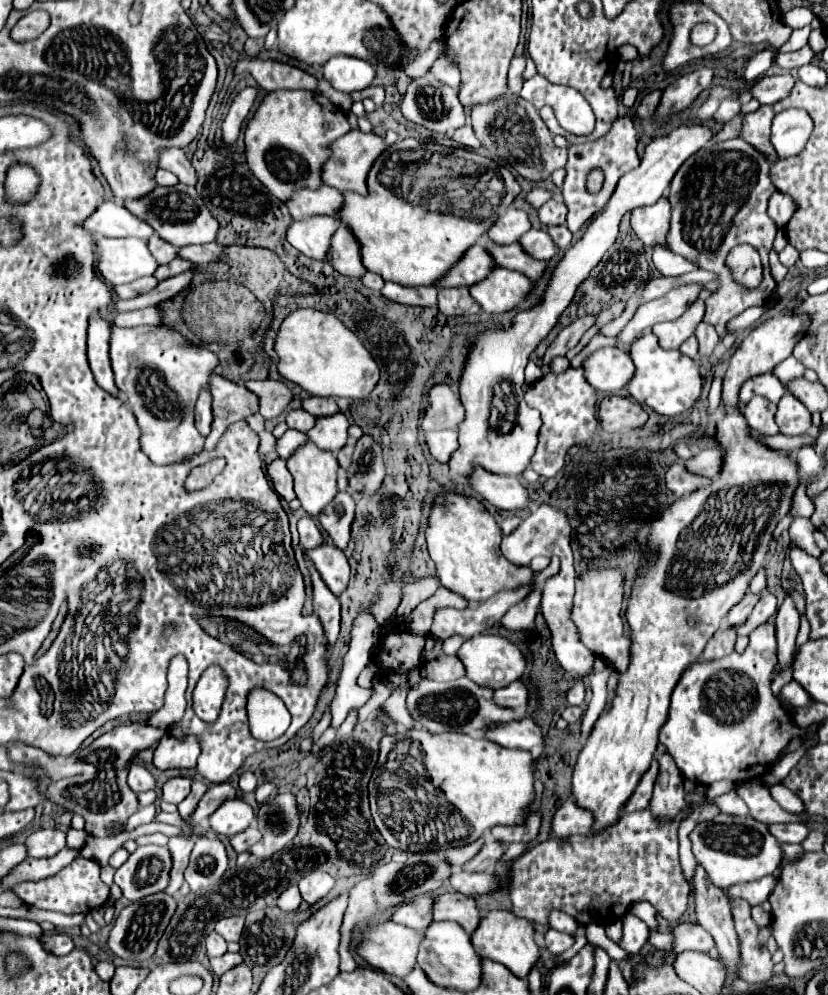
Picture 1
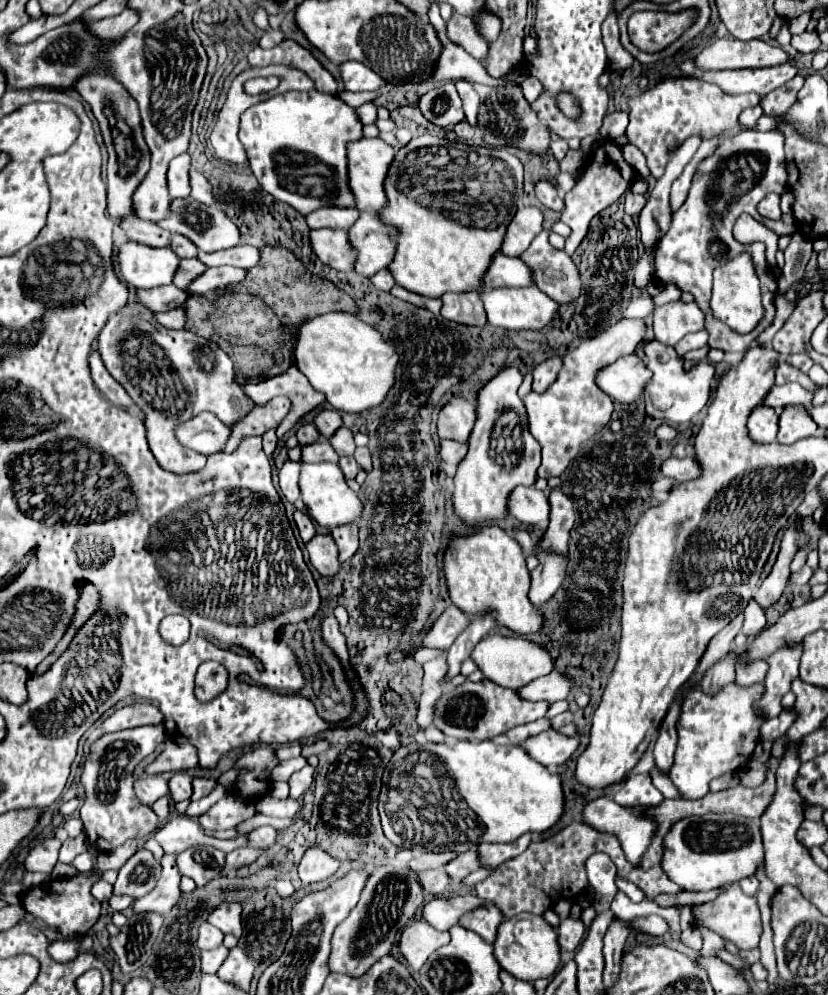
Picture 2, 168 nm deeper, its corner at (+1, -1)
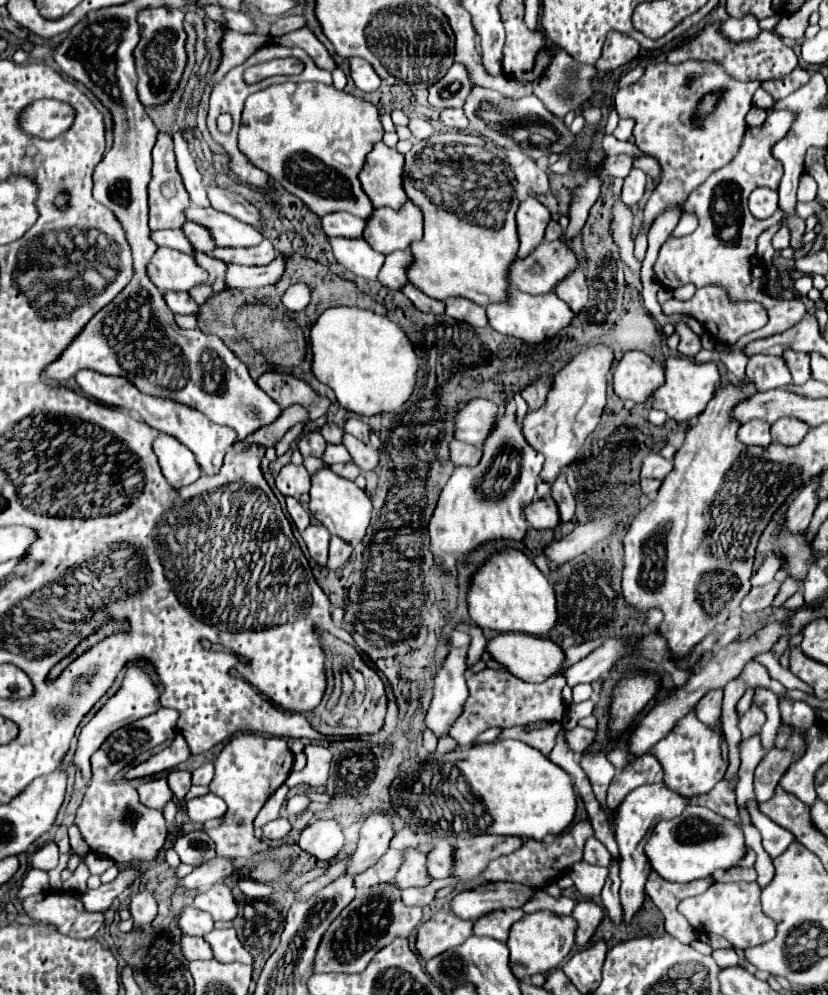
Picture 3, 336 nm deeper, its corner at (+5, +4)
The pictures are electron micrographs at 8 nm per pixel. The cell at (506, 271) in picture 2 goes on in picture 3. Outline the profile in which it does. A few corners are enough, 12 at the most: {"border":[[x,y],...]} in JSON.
{"border":[[567,242],[517,258],[511,288],[545,294],[575,268]]}

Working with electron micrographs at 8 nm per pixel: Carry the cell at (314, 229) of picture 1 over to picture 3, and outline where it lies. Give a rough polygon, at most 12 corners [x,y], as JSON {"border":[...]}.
{"border":[[327,238],[355,276],[377,278],[385,256],[363,238]]}

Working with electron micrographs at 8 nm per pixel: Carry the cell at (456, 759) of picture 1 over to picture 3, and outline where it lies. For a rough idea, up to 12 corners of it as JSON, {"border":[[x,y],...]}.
{"border":[[517,740],[443,754],[493,818],[543,840],[575,816],[571,776]]}

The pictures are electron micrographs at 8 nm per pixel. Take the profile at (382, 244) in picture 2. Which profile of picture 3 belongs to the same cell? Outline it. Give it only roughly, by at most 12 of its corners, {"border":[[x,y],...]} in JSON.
{"border":[[375,208],[363,238],[379,254],[423,236],[419,208]]}

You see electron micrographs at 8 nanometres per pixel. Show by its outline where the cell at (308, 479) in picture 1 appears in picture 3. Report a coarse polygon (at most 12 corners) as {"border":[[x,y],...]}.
{"border":[[329,466],[311,476],[309,512],[357,544],[371,500]]}

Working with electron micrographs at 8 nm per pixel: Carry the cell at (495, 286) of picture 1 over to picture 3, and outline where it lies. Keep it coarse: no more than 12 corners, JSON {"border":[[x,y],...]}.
{"border":[[511,288],[487,306],[489,326],[527,344],[551,338],[575,314],[555,292]]}

